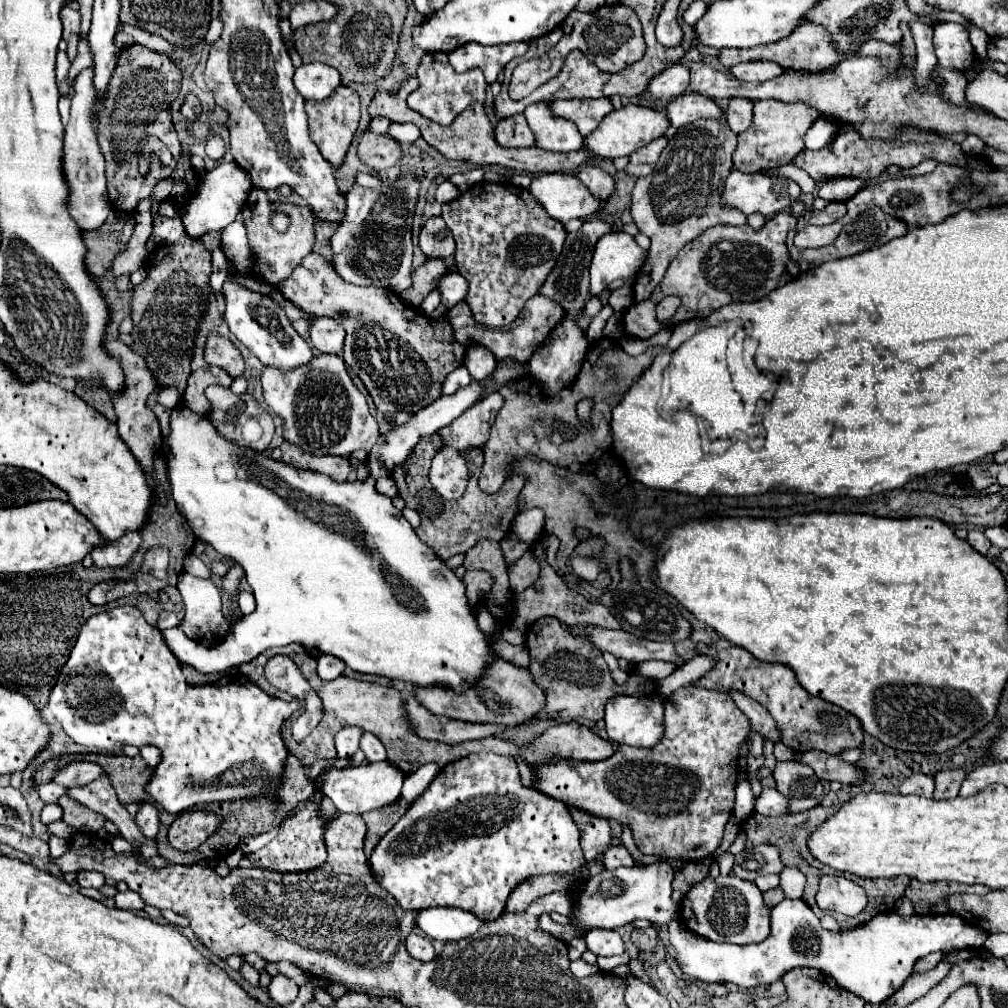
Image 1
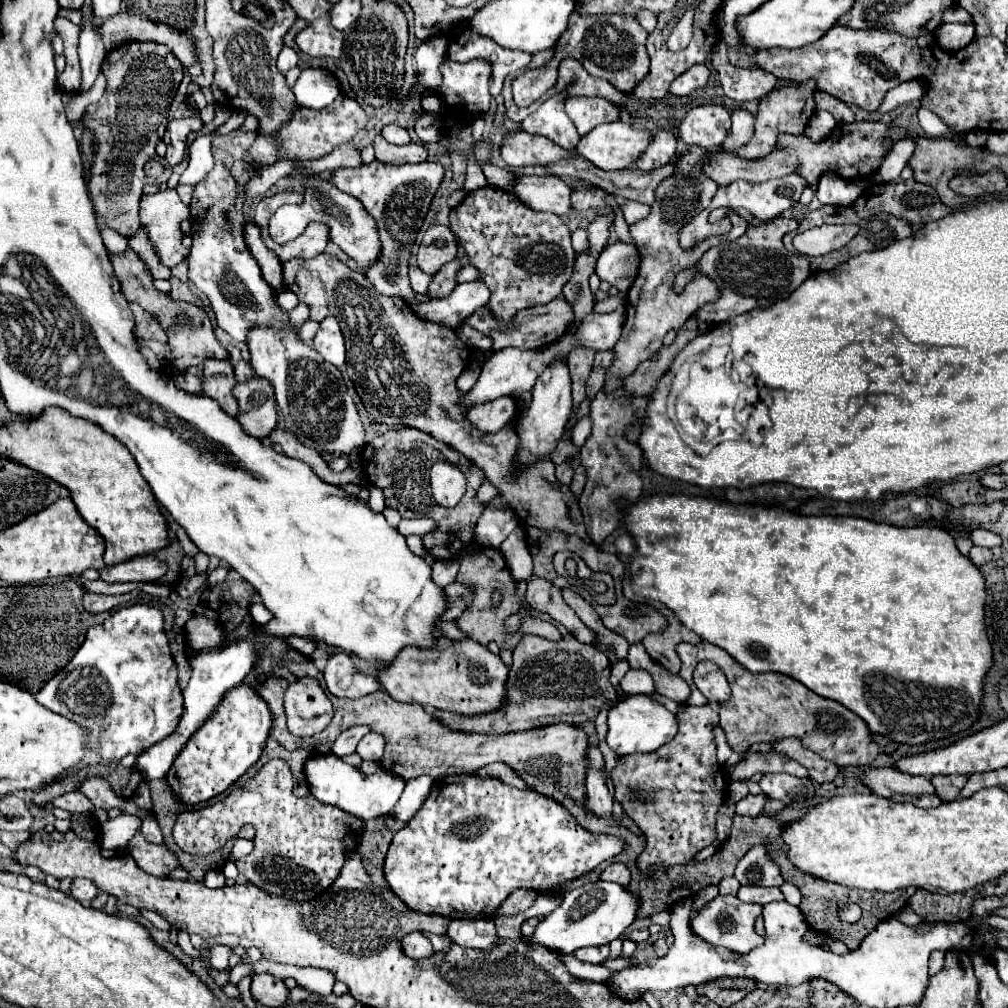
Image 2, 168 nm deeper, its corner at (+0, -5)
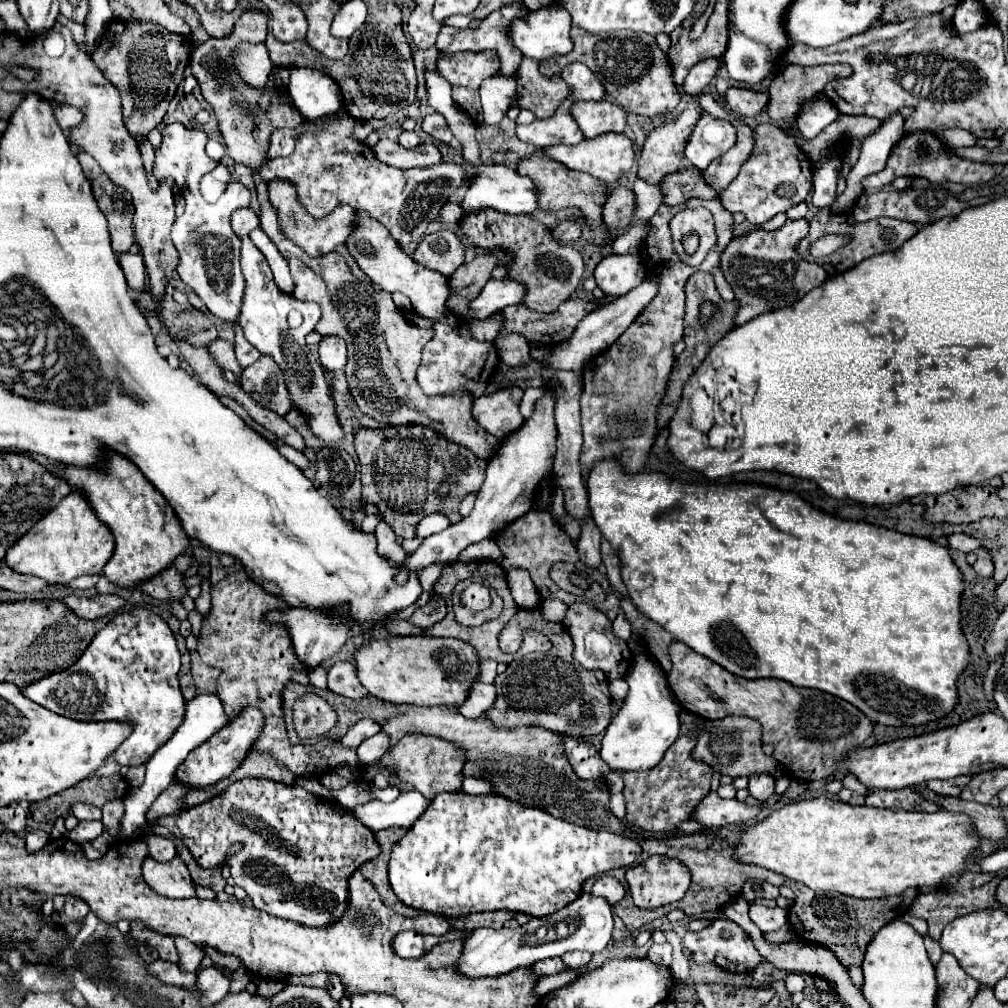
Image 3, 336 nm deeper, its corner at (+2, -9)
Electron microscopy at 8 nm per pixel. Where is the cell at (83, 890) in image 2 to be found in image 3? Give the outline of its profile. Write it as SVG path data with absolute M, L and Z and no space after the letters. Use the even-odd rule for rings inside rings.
M67 896L65 898L65 910L63 910L63 914L67 916L67 918L71 918L71 920L83 920L87 914L89 914L89 906L85 904L85 900L79 900L77 896Z

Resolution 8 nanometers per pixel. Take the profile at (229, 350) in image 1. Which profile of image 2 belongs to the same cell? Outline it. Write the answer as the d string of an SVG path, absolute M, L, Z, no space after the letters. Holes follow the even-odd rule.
M127 248L127 252L121 256L111 256L111 264L115 268L115 276L119 278L123 286L125 298L129 302L139 304L149 314L153 314L157 322L163 326L163 330L167 332L169 346L171 346L171 364L177 368L177 372L185 372L191 366L201 366L205 358L219 358L219 360L229 358L227 350L221 346L221 342L213 334L213 326L209 322L207 312L195 304L171 300L167 292L157 290L153 286L153 276L149 268L131 248Z

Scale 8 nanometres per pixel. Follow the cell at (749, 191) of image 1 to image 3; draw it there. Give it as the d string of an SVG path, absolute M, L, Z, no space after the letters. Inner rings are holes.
M759 124L755 128L755 148L765 152L753 154L743 166L739 176L721 192L721 202L729 212L743 212L747 222L761 226L779 212L787 212L811 194L811 162L797 148L795 140L785 136L775 124Z

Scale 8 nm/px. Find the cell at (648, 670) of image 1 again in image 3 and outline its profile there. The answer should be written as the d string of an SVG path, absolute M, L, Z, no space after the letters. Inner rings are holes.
M611 680L609 682L609 692L611 692L611 698L613 700L623 700L627 696L627 684L621 680Z

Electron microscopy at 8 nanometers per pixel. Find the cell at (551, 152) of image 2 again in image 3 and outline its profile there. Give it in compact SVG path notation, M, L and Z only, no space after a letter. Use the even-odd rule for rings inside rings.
M535 150L533 154L521 158L517 162L515 170L523 176L529 176L533 182L537 182L537 190L541 192L541 208L543 210L559 210L565 206L577 206L583 210L589 228L597 228L603 224L601 208L605 204L605 184L593 180L593 176L565 168L561 162L551 160L545 154L545 150Z

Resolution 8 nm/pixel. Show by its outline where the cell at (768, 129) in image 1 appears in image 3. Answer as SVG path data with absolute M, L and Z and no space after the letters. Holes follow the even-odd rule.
M831 64L831 66L813 66L813 68L801 68L801 66L789 66L785 72L777 74L775 80L771 82L769 88L769 104L767 104L767 114L773 122L783 124L783 122L793 122L803 106L805 100L809 100L811 96L819 96L823 92L823 88L827 86L829 80L835 78L847 78L851 74L849 66L843 64Z

